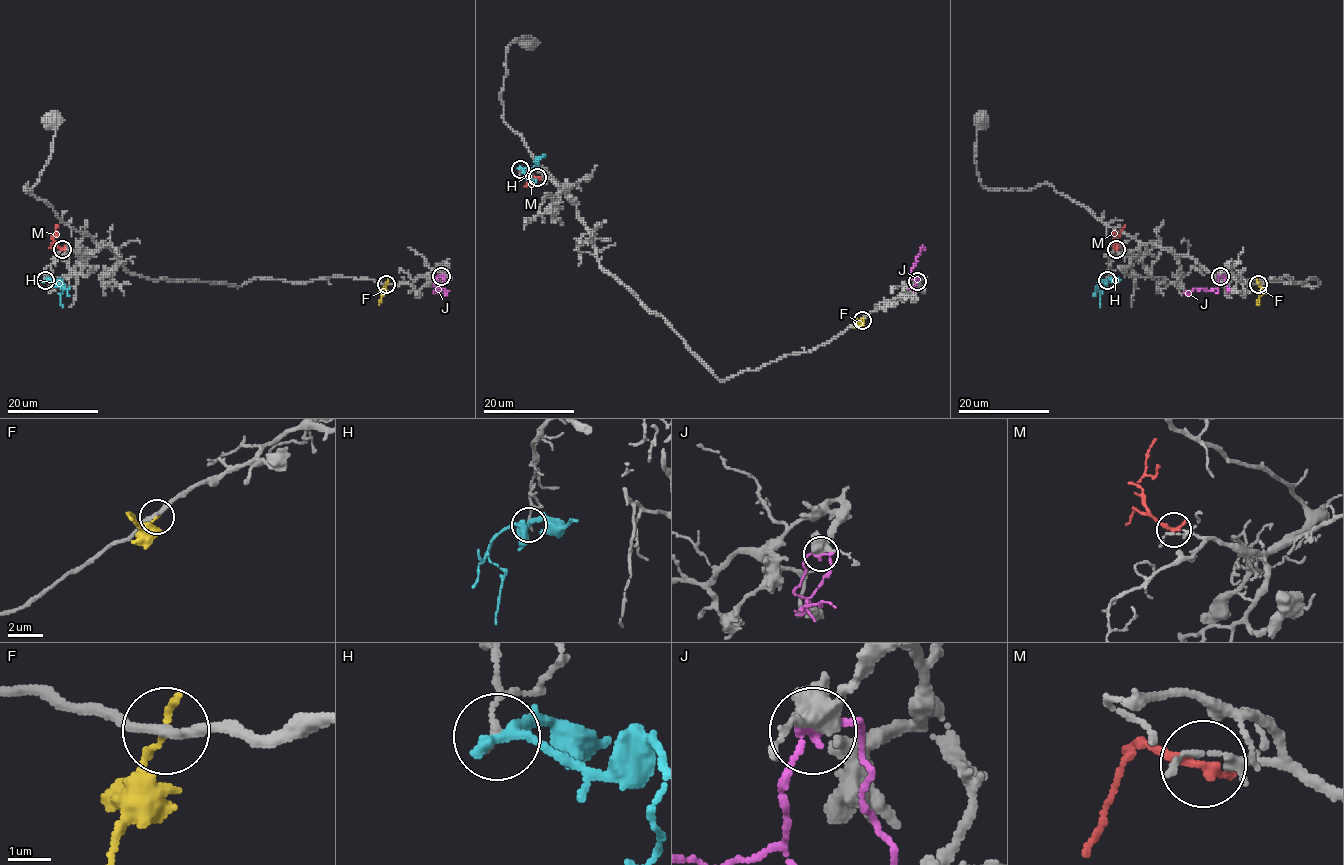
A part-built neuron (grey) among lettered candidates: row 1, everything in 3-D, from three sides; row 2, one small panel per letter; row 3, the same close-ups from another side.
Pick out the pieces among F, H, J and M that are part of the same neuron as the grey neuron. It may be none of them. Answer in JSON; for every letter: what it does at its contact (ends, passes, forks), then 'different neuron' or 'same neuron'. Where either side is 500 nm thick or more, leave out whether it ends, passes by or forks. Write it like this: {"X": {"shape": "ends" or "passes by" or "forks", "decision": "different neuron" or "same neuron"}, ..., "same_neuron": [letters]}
{"F": {"shape": "ends", "decision": "different neuron"}, "H": {"shape": "passes by", "decision": "different neuron"}, "J": {"shape": "passes by", "decision": "different neuron"}, "M": {"shape": "ends", "decision": "same neuron"}, "same_neuron": ["M"]}

